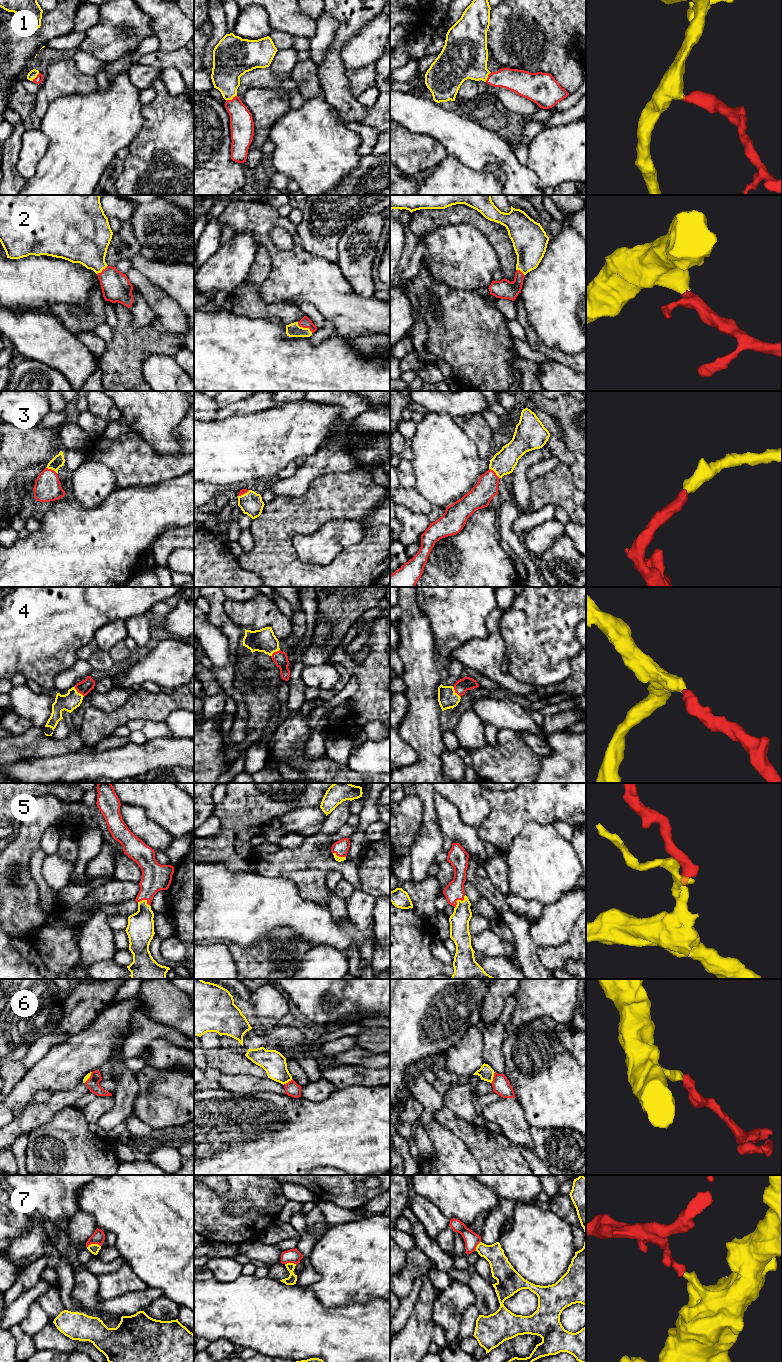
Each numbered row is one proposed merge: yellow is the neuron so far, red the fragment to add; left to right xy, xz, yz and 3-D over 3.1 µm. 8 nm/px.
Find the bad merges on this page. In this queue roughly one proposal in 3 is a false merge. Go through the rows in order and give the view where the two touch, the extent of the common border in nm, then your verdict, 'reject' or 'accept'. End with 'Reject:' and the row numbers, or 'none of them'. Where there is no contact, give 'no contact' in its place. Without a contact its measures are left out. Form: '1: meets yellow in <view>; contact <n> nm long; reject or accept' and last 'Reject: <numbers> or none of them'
1: meets yellow in xz; contact 100 nm long; accept
2: meets yellow in xz; contact 150 nm long; accept
3: meets yellow in yz; contact 120 nm long; accept
4: meets yellow in yz; contact 120 nm long; accept
5: meets yellow in yz; contact 140 nm long; accept
6: meets yellow in yz; contact 100 nm long; accept
7: meets yellow in xy; contact 120 nm long; reject
Reject: 7

